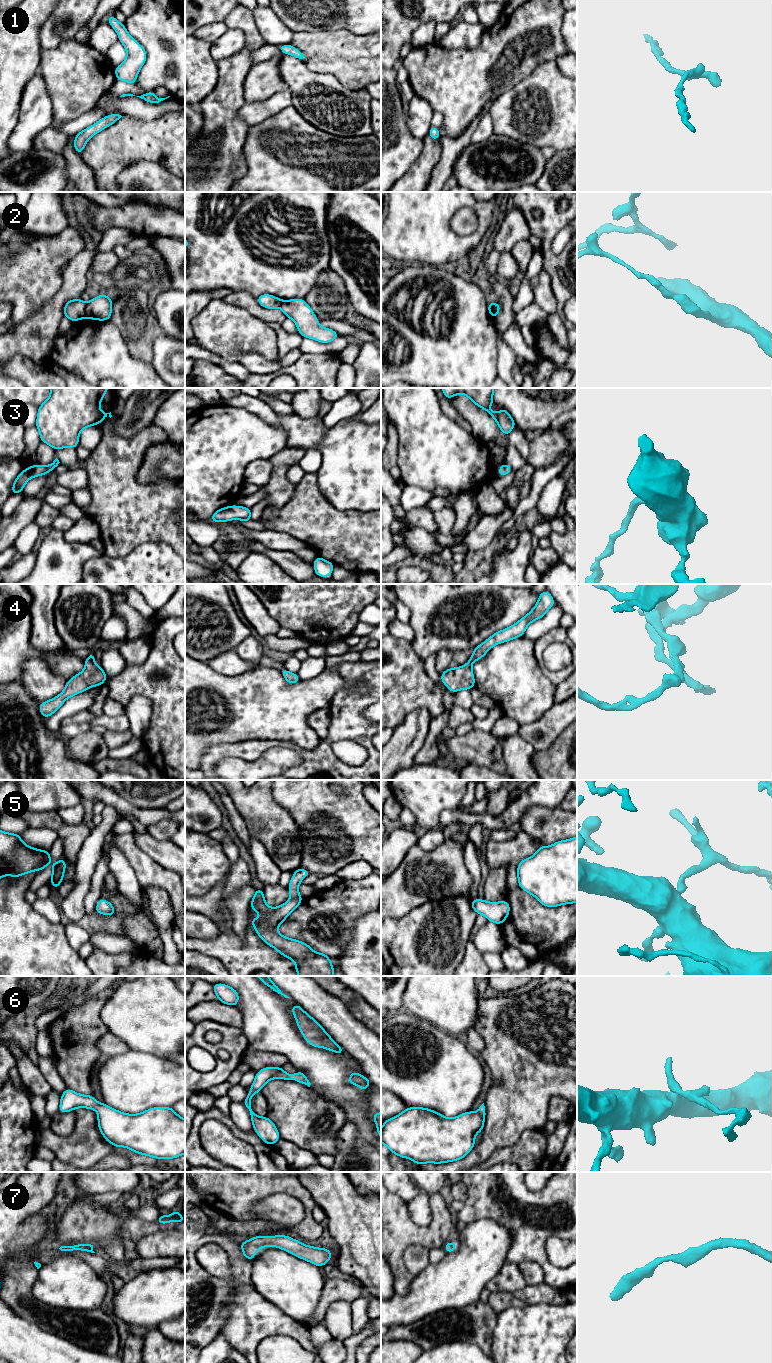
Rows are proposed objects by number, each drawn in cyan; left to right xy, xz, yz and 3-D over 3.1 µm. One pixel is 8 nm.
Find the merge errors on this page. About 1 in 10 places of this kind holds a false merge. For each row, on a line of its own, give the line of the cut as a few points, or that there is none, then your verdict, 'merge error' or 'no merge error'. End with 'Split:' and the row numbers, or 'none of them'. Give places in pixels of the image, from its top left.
1: cut none; no merge error
2: cut xy (86, 303), (84, 317); merge error
3: cut none; no merge error
4: cut none; no merge error
5: cut none; no merge error
6: cut none; no merge error
7: cut none; no merge error
Split: 2

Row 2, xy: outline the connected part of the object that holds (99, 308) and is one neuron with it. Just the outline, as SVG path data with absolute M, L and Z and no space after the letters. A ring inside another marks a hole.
M105 292L86 303L85 318L99 321L110 320L113 300Z

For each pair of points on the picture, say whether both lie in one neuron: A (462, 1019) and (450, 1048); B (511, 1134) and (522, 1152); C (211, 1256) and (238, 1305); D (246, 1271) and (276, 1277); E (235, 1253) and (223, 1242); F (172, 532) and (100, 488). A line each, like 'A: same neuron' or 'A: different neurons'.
A: different neurons
B: different neurons
C: same neuron
D: different neurons
E: same neuron
F: same neuron

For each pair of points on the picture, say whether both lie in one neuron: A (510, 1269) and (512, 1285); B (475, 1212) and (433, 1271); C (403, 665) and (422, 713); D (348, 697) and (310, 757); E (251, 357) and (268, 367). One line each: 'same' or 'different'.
A: same
B: different
C: different
D: same
E: same

